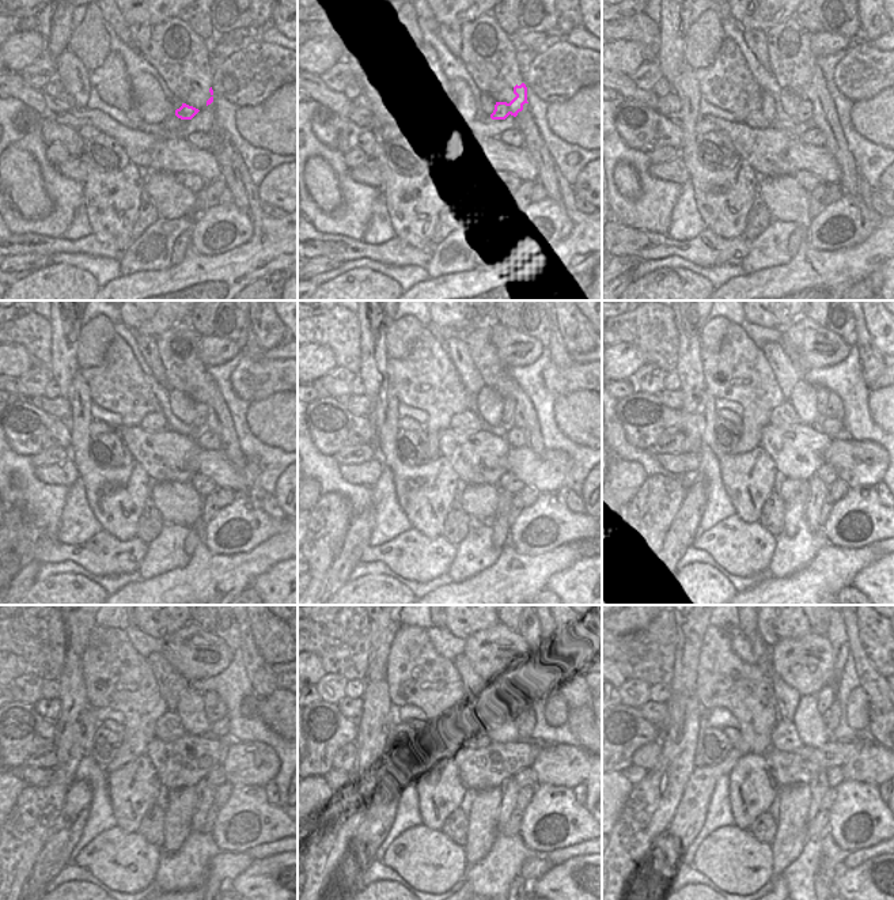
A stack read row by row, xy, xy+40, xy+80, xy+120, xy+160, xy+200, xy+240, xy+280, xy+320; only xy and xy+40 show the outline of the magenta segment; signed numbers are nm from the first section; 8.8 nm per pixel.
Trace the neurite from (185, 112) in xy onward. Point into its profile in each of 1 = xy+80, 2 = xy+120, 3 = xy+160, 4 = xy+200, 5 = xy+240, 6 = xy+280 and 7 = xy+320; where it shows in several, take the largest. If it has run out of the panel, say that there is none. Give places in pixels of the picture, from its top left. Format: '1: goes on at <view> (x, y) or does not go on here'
1: goes on at xy+80 (807, 110)
2: goes on at xy+120 (205, 413)
3: goes on at xy+160 (511, 408)
4: goes on at xy+200 (829, 409)
5: goes on at xy+240 (219, 713)
6: goes on at xy+280 (521, 707)
7: goes on at xy+320 (826, 695)

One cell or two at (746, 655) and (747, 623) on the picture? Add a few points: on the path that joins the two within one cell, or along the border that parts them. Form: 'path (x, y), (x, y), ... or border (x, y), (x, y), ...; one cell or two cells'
border (738, 619), (738, 627), (750, 643), (756, 662); two cells

